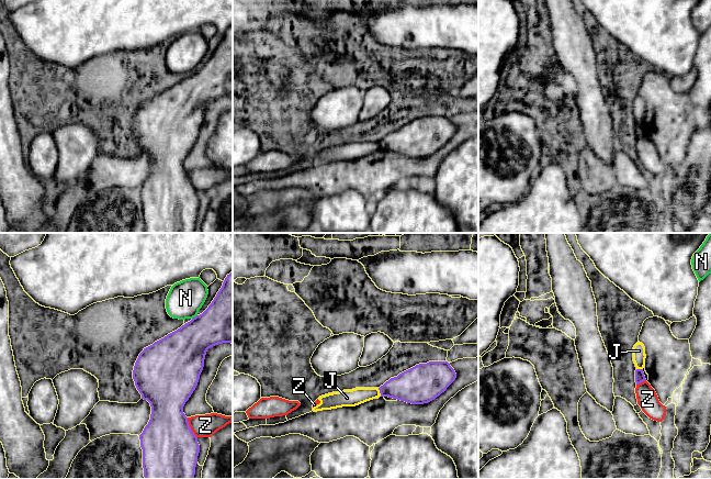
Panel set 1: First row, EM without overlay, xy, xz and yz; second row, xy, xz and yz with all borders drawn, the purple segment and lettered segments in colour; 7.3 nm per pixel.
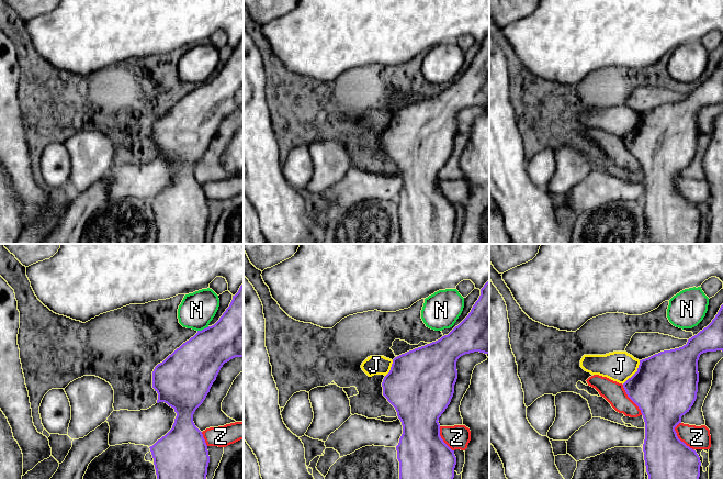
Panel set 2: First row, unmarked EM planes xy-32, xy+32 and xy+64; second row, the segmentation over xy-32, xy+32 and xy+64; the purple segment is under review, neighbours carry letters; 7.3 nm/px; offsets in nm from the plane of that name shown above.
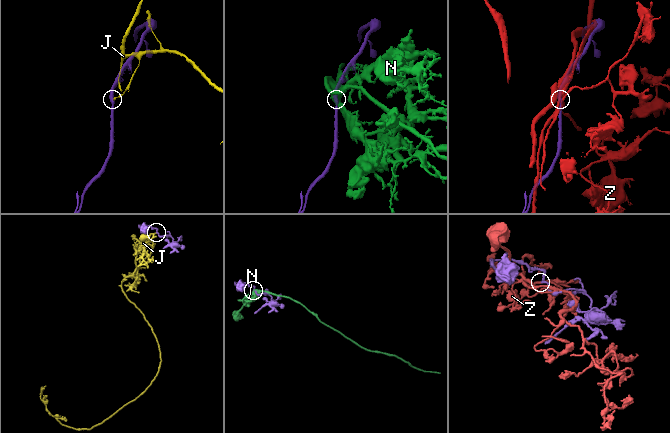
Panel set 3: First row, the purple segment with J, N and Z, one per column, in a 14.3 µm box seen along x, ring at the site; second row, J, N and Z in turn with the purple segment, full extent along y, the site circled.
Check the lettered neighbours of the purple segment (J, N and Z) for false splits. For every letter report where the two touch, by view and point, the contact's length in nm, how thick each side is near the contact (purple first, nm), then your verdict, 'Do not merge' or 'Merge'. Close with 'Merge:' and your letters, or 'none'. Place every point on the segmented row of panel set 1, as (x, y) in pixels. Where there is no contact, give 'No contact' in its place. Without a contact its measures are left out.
J: Touches purple at xz (380, 392). Shared border 70 nm. Thickness 260 nm (purple) against 130 nm. Do not merge
N: Touches purple at xy (195, 316). Shared border 50 nm. Thickness 360 nm (purple) against 260 nm. Do not merge
Z: Touches purple at xy (190, 427). Shared border 170 nm. Thickness 420 nm (purple) against 160 nm. Do not merge
Merge: none

